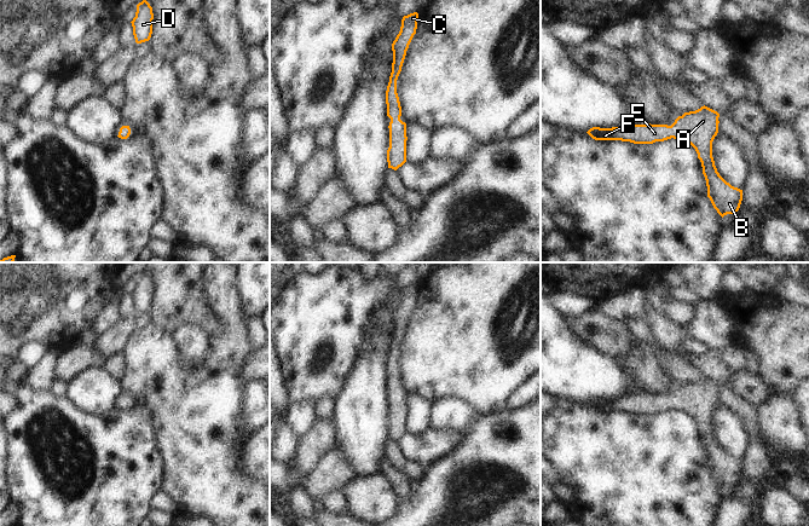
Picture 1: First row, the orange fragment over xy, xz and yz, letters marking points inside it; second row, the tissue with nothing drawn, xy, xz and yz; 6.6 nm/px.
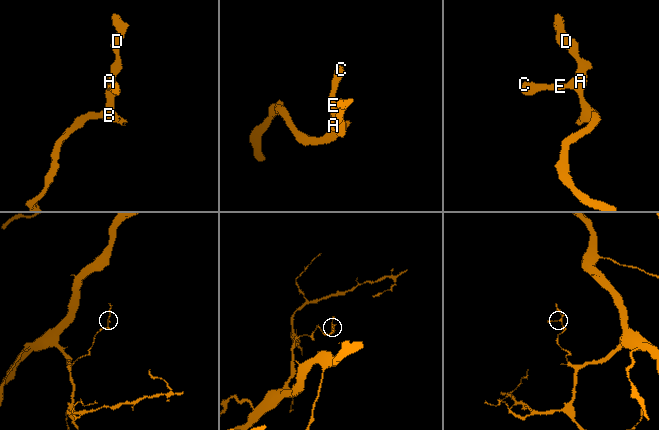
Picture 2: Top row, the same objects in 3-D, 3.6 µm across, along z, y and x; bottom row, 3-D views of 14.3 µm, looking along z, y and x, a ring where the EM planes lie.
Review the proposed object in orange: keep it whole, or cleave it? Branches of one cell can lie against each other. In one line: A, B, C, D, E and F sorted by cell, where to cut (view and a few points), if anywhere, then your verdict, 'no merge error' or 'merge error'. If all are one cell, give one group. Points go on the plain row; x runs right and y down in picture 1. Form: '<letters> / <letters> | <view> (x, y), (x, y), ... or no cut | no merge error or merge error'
A B C D E F | no cut | no merge error

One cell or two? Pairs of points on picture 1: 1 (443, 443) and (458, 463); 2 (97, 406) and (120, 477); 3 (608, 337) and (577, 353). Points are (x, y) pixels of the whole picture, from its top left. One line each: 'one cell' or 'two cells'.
1: two cells
2: two cells
3: two cells

